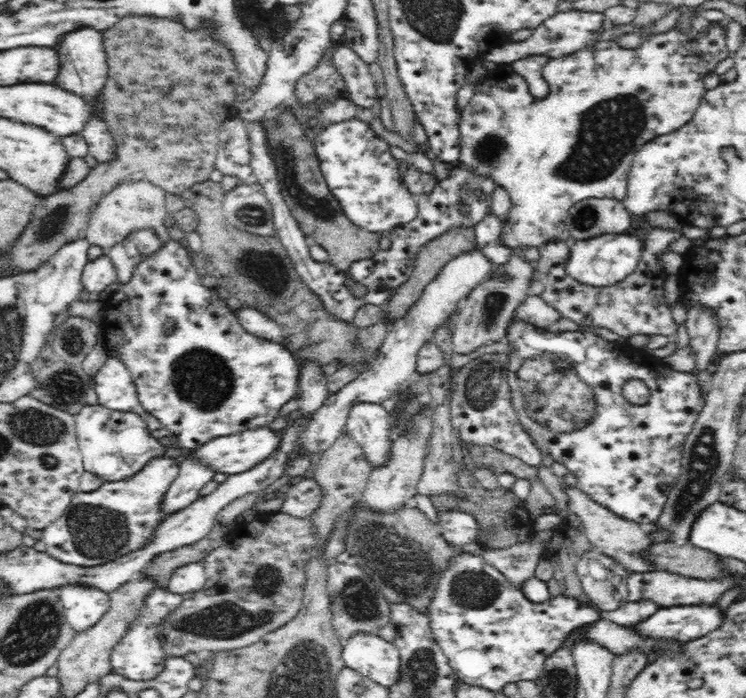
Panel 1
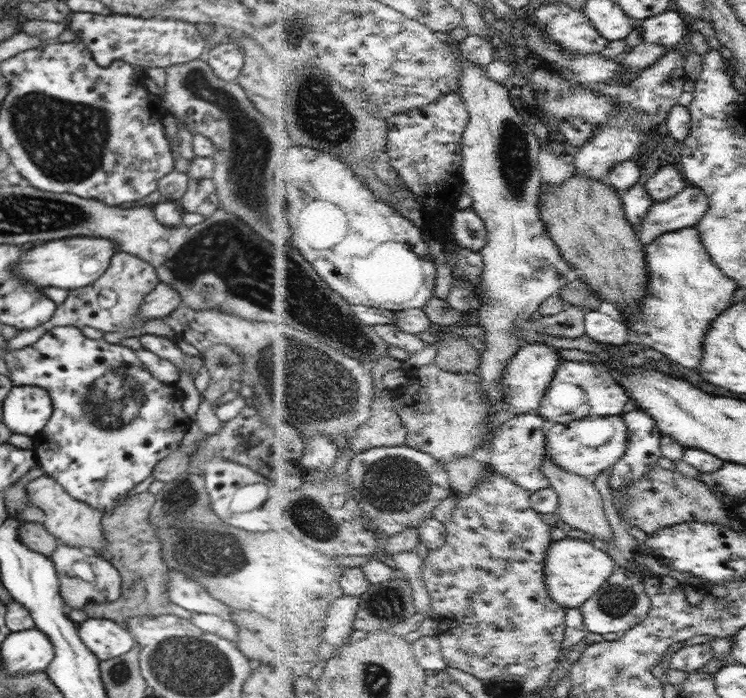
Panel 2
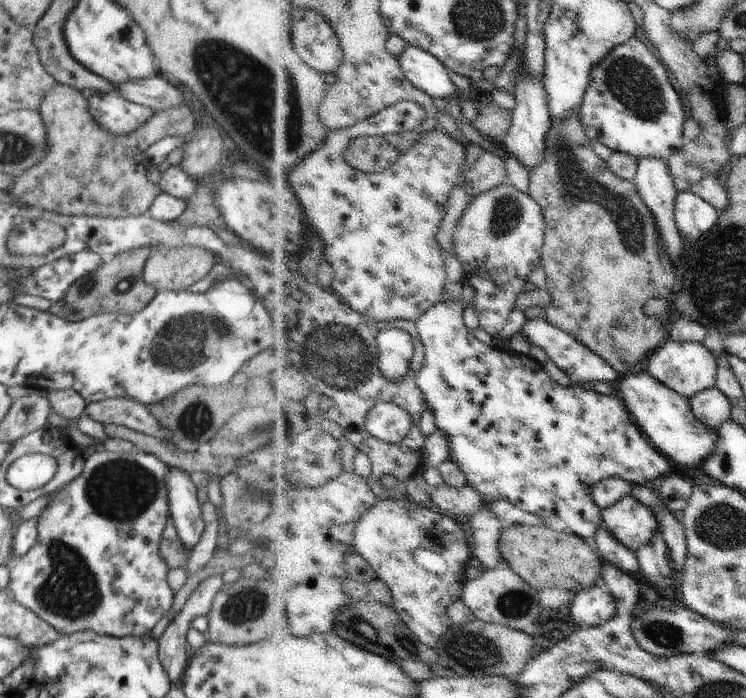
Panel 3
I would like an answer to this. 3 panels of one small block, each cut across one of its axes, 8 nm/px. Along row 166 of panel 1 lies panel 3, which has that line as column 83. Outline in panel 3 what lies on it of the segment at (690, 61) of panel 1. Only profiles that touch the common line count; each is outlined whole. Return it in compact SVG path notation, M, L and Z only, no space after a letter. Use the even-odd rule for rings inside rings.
M135 449L124 453L112 453L108 450L92 451L85 459L82 474L78 474L77 478L74 478L70 484L66 484L63 488L47 494L48 496L52 495L52 499L38 516L38 526L36 526L38 540L27 554L10 566L7 591L13 600L34 612L36 616L50 624L61 635L92 630L100 635L140 638L140 636L150 633L154 626L171 610L175 596L166 580L169 569L164 563L164 558L160 555L160 542L162 542L163 530L170 514L166 474L170 474L168 464L162 462L157 455L146 453L144 450Z

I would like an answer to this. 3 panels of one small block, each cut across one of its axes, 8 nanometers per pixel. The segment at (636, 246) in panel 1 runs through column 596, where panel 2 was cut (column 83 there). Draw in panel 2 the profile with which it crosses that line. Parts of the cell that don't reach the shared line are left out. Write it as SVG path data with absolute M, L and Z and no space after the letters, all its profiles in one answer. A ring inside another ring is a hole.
M76 236L52 240L42 246L28 246L18 264L14 265L14 274L28 284L38 285L41 289L46 286L56 286L64 290L74 290L93 284L110 265L113 254L119 251L119 244L110 239L98 237Z

